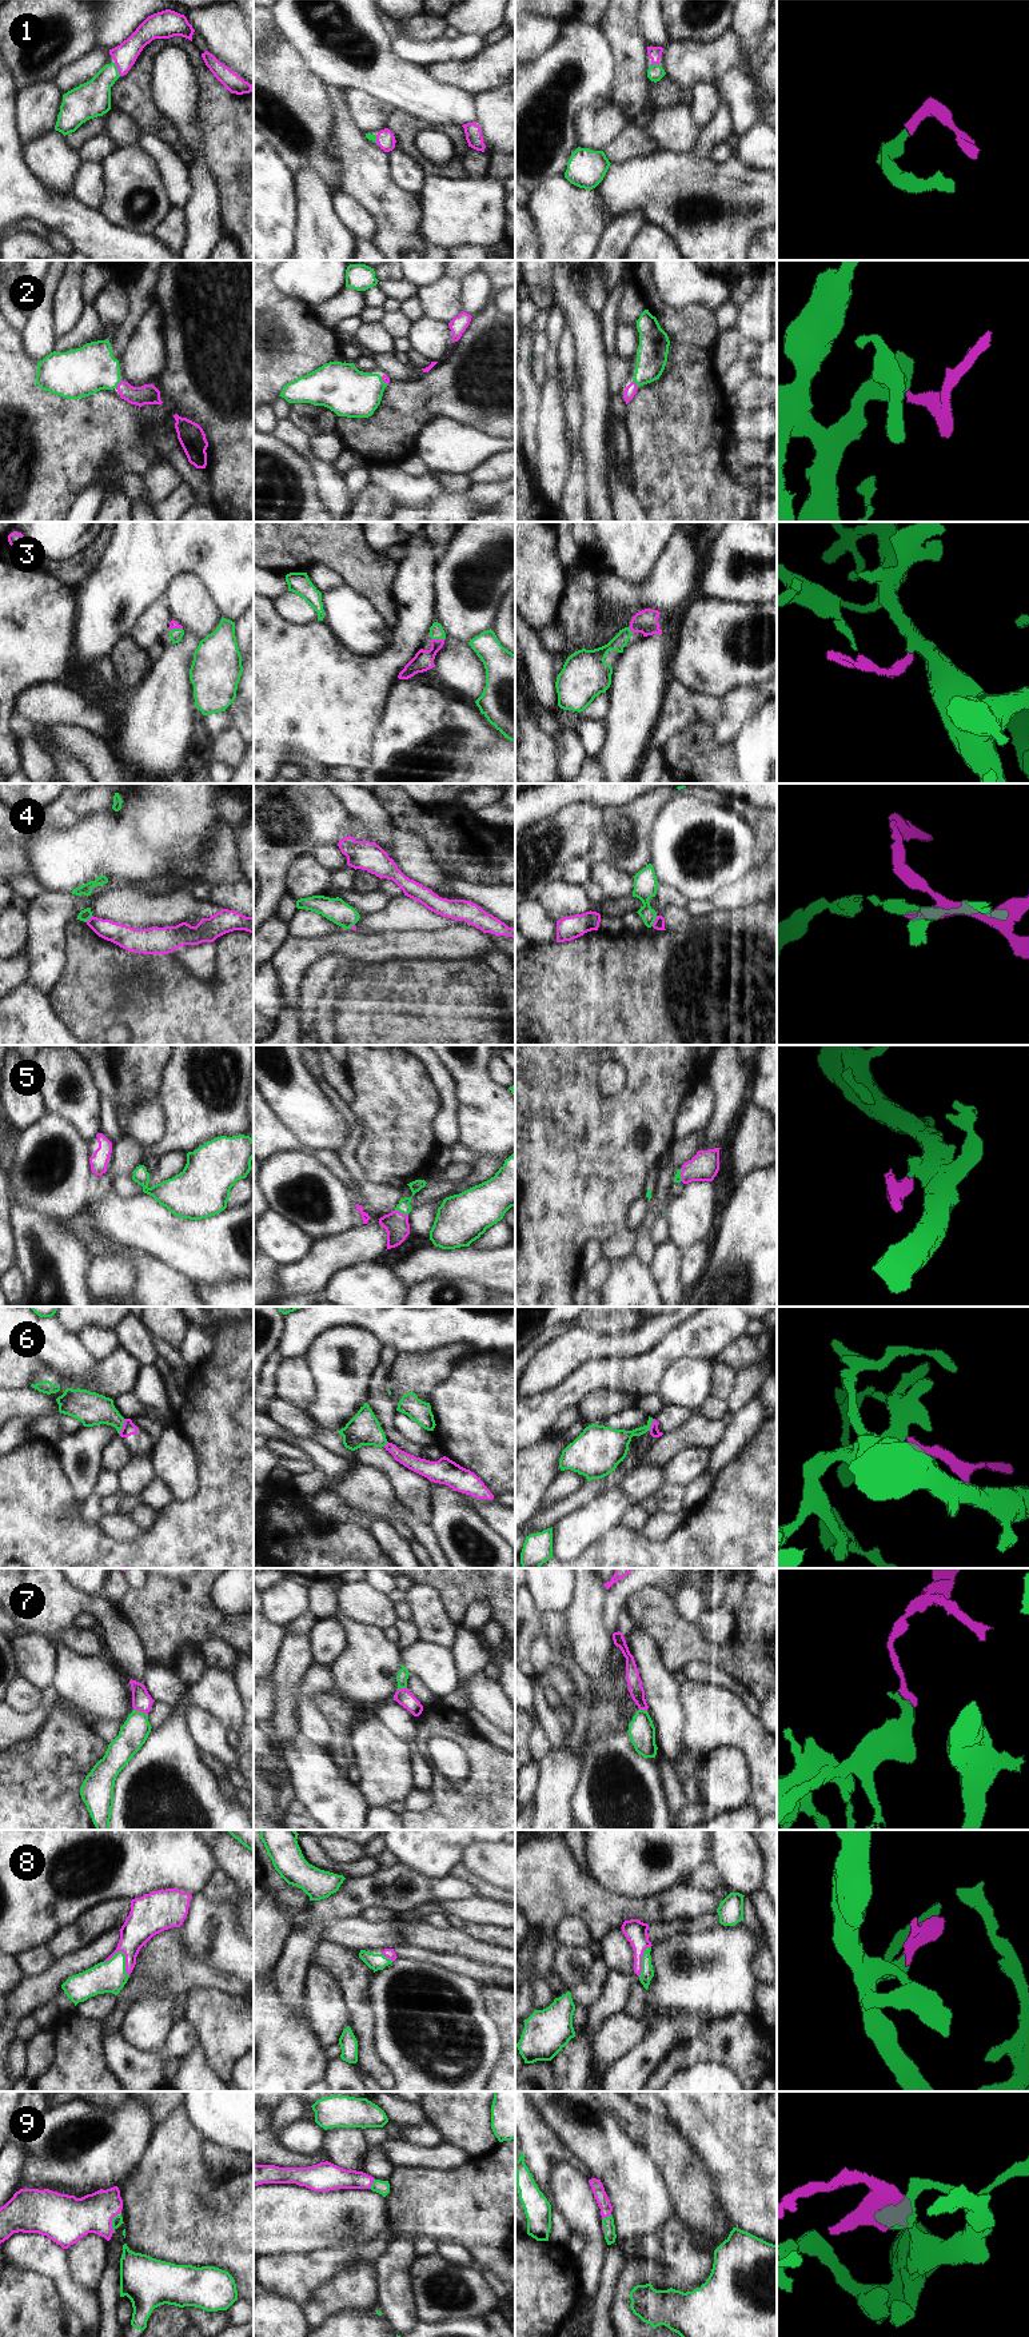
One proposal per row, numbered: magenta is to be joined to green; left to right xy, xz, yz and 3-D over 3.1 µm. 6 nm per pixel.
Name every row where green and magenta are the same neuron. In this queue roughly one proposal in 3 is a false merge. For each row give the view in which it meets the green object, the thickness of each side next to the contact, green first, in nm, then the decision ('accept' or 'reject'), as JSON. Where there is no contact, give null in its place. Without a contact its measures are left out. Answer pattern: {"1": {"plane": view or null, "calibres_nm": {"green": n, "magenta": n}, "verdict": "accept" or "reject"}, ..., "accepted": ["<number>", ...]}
{"1": {"plane": "xy", "calibres_nm": {"green": 220, "magenta": 140}, "verdict": "accept"}, "2": {"plane": "xy", "calibres_nm": {"green": 300, "magenta": 120}, "verdict": "accept"}, "3": {"plane": "xz", "calibres_nm": {"green": 90, "magenta": 120}, "verdict": "accept"}, "4": {"plane": "yz", "calibres_nm": {"green": 140, "magenta": 70}, "verdict": "reject"}, "5": {"plane": "xz", "calibres_nm": {"green": 80, "magenta": 150}, "verdict": "accept"}, "6": {"plane": "xy", "calibres_nm": {"green": 200, "magenta": 80}, "verdict": "reject"}, "7": {"plane": "xy", "calibres_nm": {"green": 170, "magenta": 120}, "verdict": "reject"}, "8": {"plane": "xy", "calibres_nm": {"green": 190, "magenta": 200}, "verdict": "accept"}, "9": {"plane": "xy", "calibres_nm": {"green": 60, "magenta": 260}, "verdict": "accept"}, "accepted": ["1", "2", "3", "5", "8", "9"]}

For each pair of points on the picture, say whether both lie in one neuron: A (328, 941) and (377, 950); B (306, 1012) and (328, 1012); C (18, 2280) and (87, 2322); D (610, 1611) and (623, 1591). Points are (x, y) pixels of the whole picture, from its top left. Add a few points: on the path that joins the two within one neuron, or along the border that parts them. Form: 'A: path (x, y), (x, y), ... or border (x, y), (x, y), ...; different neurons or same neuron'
A: path (340, 944), (365, 946); same neuron
B: border (327, 984), (314, 1008), (311, 1029); different neurons
C: border (38, 2273), (54, 2282), (59, 2297); different neurons
D: path (613, 1606), (618, 1596); same neuron

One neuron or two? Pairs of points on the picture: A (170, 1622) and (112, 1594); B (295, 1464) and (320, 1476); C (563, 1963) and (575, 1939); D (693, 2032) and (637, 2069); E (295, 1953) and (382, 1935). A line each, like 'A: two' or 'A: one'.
A: two
B: two
C: two
D: one
E: two

